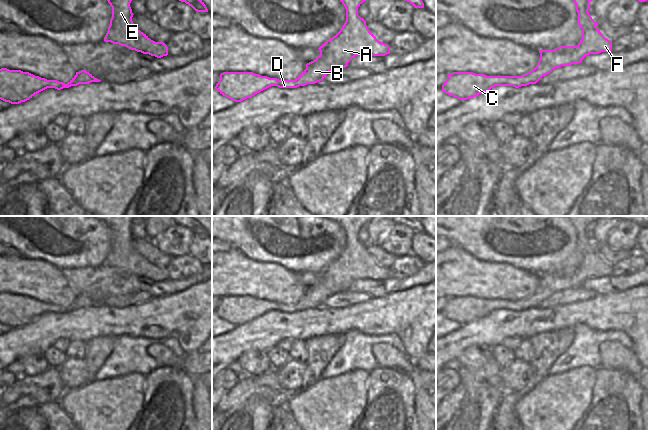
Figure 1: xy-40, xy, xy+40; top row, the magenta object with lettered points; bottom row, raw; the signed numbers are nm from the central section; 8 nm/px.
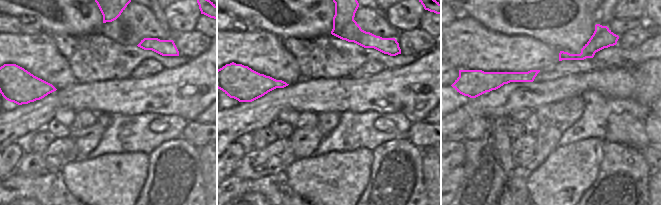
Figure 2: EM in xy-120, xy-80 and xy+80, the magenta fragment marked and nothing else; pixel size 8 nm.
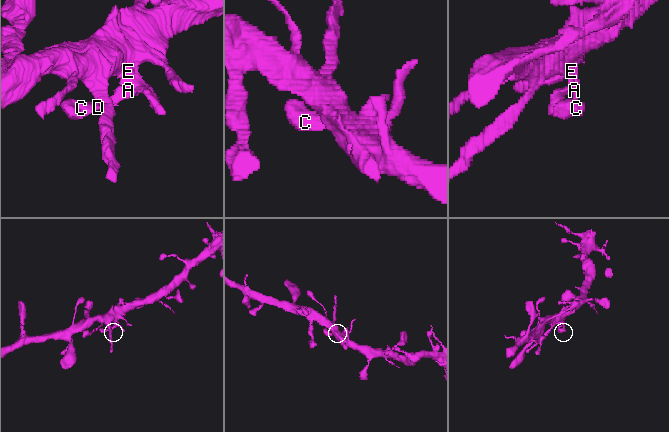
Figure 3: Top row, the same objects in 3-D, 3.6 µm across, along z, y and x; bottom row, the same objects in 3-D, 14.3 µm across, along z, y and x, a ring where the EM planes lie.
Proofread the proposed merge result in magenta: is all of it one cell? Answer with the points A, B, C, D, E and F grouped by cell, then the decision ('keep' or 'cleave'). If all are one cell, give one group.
A B C D E F | keep

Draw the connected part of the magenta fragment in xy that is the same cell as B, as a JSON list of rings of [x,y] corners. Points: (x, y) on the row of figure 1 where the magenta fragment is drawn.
[[[340,0],[346,9],[346,21],[340,31],[324,42],[318,49],[320,55],[315,60],[306,64],[306,69],[295,80],[279,80],[277,78],[269,78],[261,76],[253,72],[223,72],[220,79],[214,87],[223,96],[235,101],[241,102],[247,98],[251,98],[255,94],[271,87],[279,88],[297,88],[307,84],[315,84],[324,79],[331,71],[337,68],[345,68],[348,63],[361,54],[369,54],[371,56],[385,56],[390,54],[390,47],[376,39],[374,34],[368,29],[366,21],[358,15],[358,7],[366,0]]]

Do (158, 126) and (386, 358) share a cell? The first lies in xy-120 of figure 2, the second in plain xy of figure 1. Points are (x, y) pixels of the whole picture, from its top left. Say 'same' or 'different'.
same

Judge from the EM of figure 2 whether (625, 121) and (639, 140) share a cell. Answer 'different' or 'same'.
same

